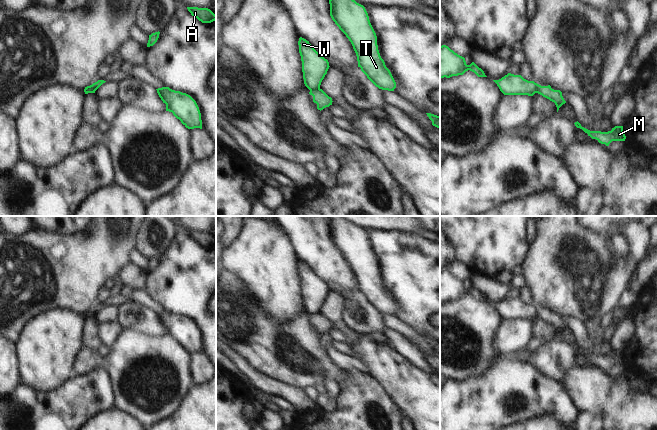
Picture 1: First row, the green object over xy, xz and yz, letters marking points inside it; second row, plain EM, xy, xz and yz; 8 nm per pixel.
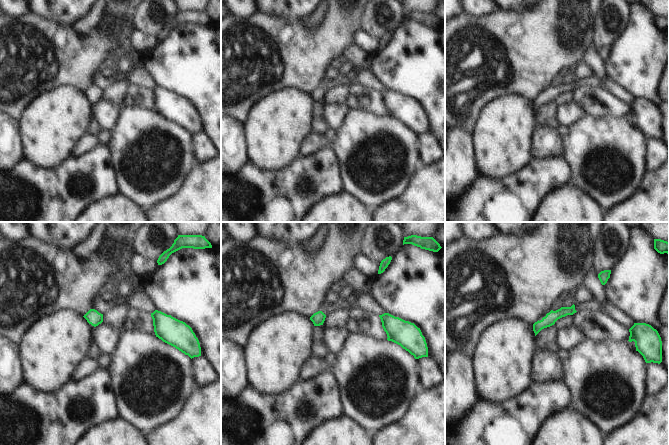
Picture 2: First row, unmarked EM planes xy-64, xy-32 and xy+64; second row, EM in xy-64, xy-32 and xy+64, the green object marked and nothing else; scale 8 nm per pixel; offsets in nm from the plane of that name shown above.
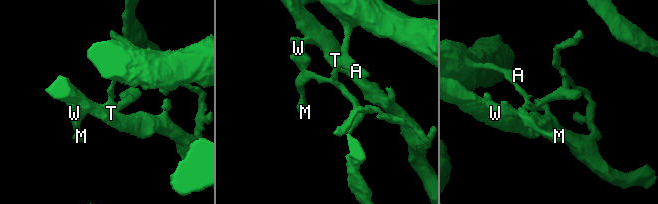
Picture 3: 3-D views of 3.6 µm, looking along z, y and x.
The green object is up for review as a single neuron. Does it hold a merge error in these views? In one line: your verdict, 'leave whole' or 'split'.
split

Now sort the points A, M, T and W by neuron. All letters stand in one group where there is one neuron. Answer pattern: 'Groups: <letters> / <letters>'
Groups: A M / T W

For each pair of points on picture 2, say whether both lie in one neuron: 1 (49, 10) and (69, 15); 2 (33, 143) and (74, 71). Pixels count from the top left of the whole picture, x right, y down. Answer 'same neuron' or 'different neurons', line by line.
1: same neuron
2: different neurons

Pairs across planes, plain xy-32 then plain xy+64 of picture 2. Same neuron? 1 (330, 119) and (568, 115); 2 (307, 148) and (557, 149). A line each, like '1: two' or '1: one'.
1: one
2: one

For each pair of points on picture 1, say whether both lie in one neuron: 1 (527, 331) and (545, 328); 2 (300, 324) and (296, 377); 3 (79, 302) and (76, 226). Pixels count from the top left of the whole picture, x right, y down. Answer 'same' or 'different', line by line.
1: different
2: same
3: different

